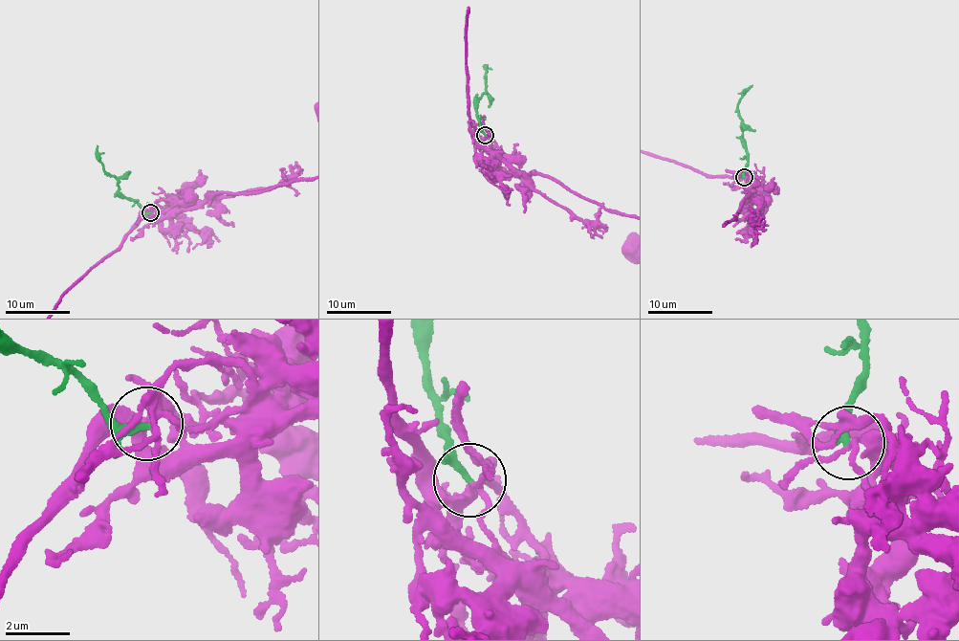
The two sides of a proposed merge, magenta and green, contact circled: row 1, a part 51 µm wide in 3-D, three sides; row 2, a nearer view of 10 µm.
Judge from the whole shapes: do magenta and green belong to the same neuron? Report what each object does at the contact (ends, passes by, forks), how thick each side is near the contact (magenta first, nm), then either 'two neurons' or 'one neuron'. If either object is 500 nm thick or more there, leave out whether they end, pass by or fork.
magenta forks | green passes by | 220/170 nm | two neurons

